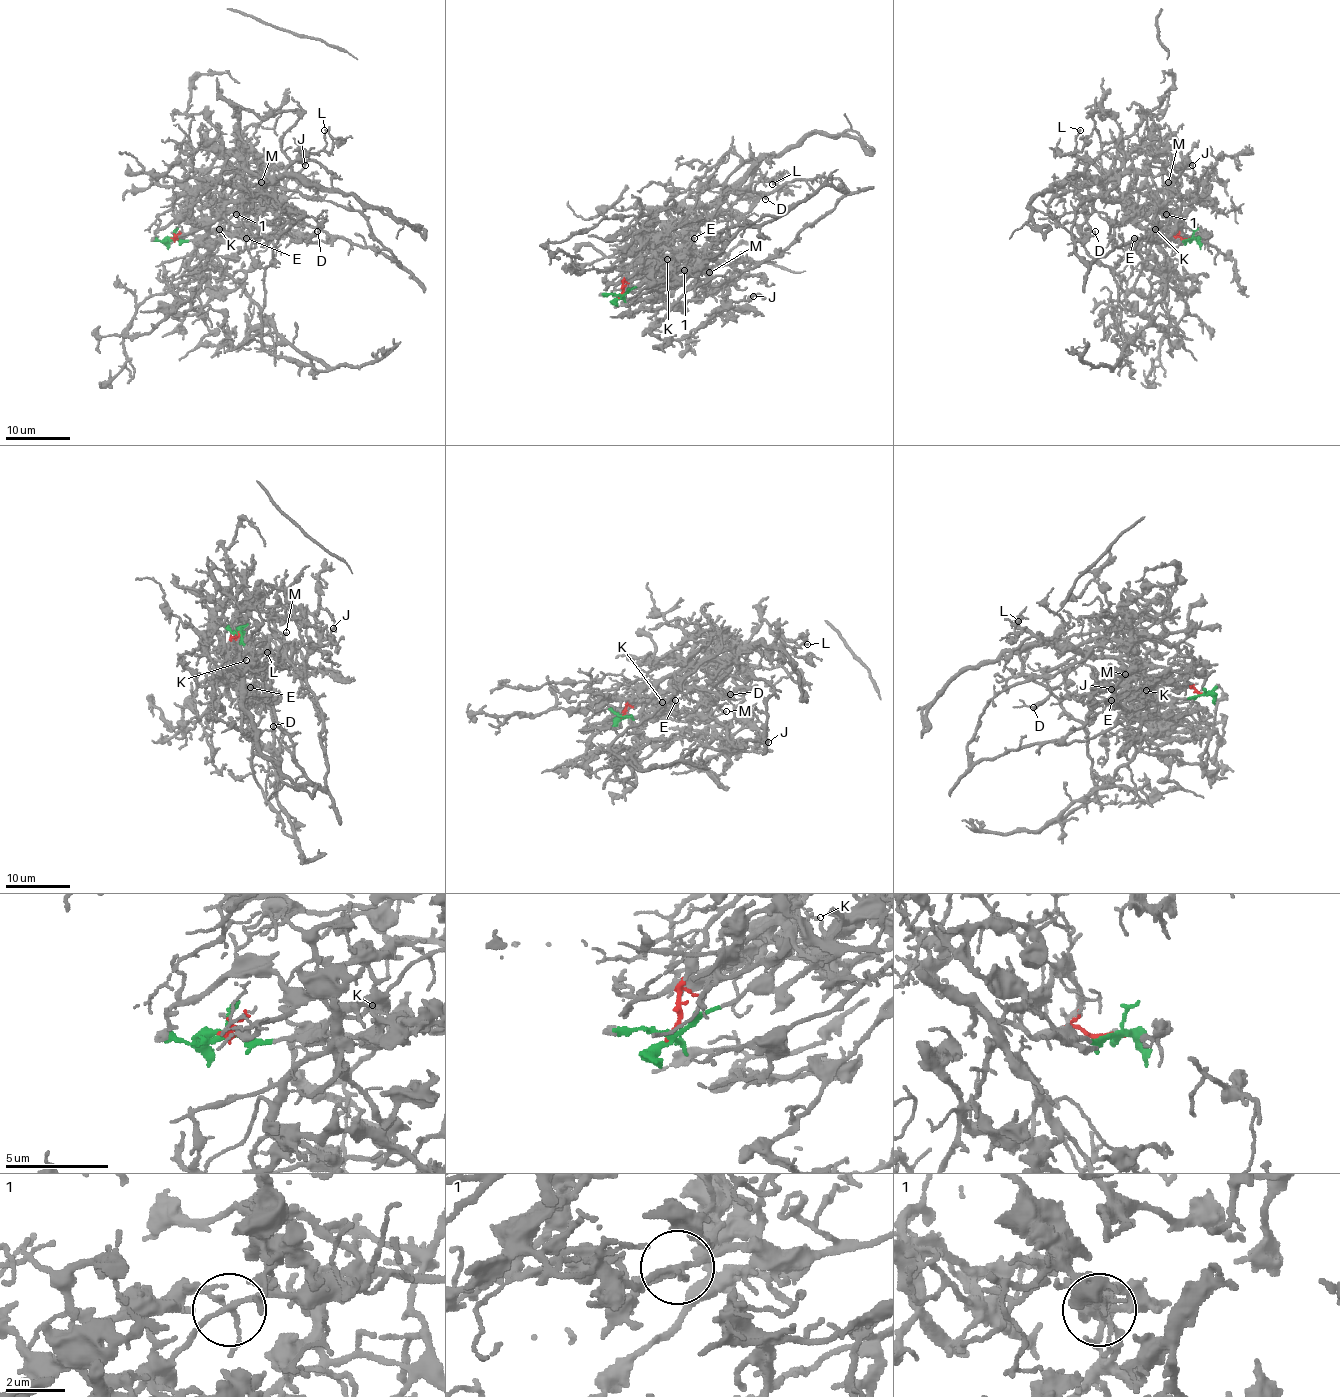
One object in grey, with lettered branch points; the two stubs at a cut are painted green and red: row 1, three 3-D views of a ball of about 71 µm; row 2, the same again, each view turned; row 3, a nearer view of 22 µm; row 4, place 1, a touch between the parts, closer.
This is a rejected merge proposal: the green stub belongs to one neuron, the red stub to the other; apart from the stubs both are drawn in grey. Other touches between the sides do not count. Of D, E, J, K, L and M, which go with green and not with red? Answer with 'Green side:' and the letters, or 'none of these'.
Green side: E, J, K, M

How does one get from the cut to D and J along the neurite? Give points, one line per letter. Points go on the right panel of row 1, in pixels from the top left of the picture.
D: (1192, 238), (1140, 228), (1120, 204), (1104, 197), (1102, 188), (1084, 209), (1086, 238), (1094, 231)
J: (1192, 238), (1167, 233), (1161, 207), (1153, 240), (1164, 240), (1183, 205), (1196, 199), (1192, 165)

